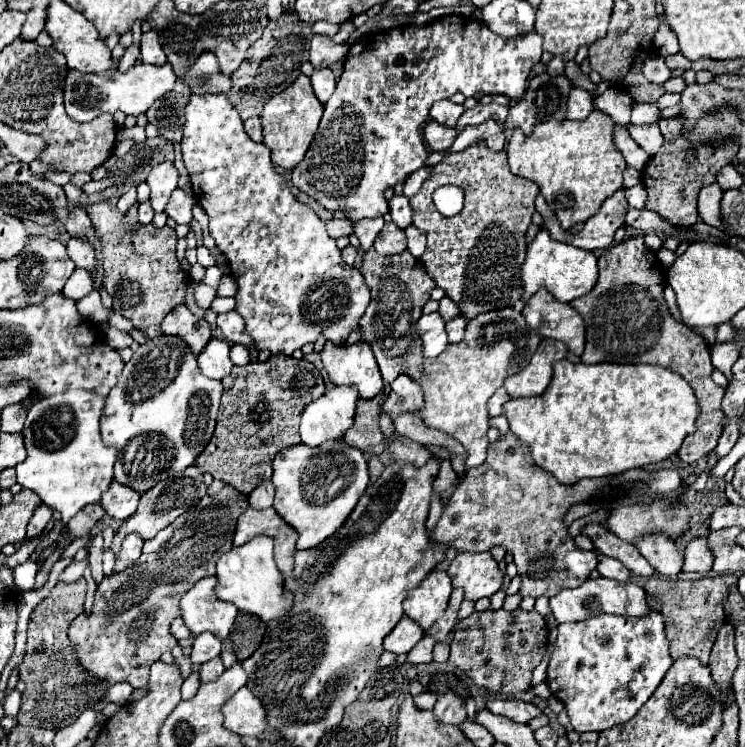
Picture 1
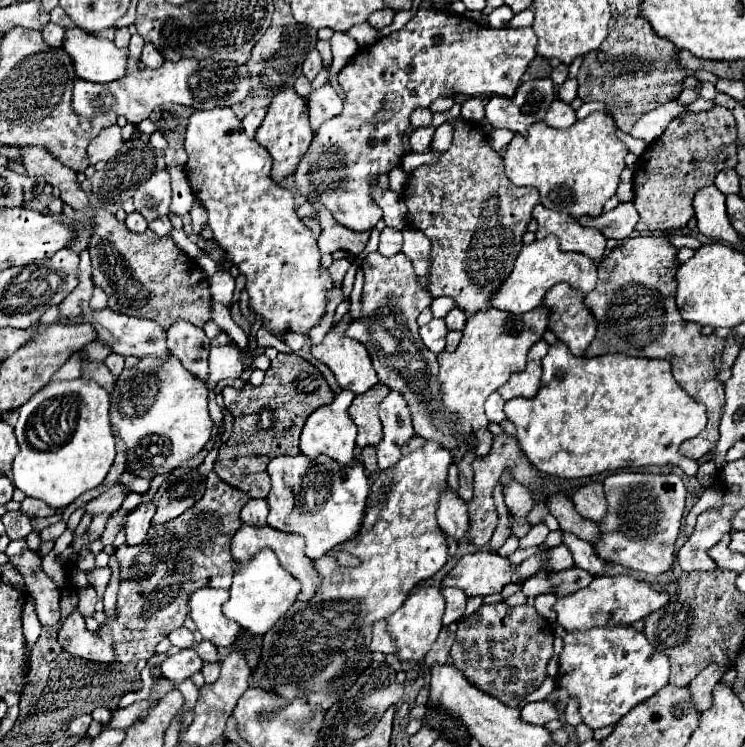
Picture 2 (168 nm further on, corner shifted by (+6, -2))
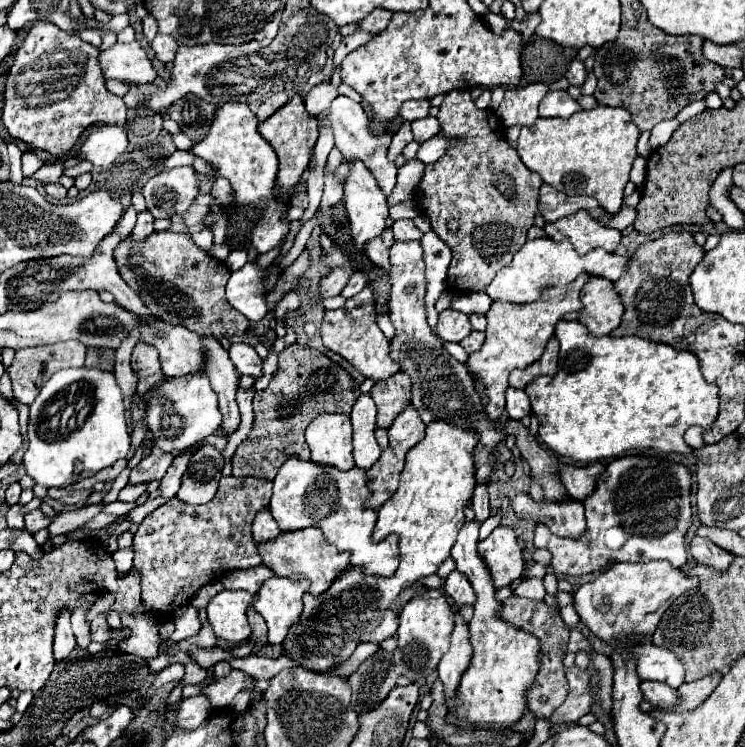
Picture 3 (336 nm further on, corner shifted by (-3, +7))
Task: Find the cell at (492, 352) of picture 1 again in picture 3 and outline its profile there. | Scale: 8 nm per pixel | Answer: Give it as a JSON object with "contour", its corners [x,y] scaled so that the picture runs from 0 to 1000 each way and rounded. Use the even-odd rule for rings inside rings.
{"contour":[[[780,365],[772,376],[766,376],[764,382],[753,384],[753,387],[740,387],[737,390],[737,403],[718,403],[718,406],[705,406],[705,408],[691,408],[691,406],[672,406],[664,403],[654,419],[654,430],[656,438],[651,443],[654,454],[651,462],[646,465],[646,470],[630,475],[627,491],[630,497],[651,513],[654,518],[654,531],[656,539],[651,542],[651,553],[656,556],[656,561],[670,564],[675,550],[678,550],[678,521],[683,518],[681,505],[689,494],[705,494],[710,491],[715,483],[721,483],[729,470],[732,462],[737,459],[737,454],[745,446],[745,435],[748,430],[766,416],[780,416],[783,408],[777,403],[777,390],[780,384],[791,376],[793,368]]]}

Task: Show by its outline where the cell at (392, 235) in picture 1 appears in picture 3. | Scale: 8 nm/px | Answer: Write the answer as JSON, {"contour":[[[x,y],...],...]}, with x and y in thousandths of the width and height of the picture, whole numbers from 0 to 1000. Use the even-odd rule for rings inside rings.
{"contour":[[[538,293],[538,296],[530,296],[528,304],[525,304],[528,315],[533,323],[562,323],[568,317],[568,312],[554,301],[552,293]]]}

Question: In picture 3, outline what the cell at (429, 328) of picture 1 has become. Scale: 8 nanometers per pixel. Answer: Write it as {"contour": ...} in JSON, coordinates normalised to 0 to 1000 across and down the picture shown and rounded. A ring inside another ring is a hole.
{"contour":[[[600,414],[589,422],[589,435],[587,435],[587,443],[592,448],[592,454],[597,456],[621,456],[621,451],[627,451],[635,440],[632,440],[632,432],[630,432],[630,424],[611,416],[611,414]]]}

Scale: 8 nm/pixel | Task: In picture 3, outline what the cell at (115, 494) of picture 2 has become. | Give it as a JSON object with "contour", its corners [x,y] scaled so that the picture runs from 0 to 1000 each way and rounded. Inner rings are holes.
{"contour":[[[211,596],[203,598],[203,606],[197,612],[192,612],[192,617],[176,628],[176,647],[200,647],[205,641],[216,641],[227,622],[232,620],[235,609],[232,606],[216,606],[216,601],[211,601]]]}

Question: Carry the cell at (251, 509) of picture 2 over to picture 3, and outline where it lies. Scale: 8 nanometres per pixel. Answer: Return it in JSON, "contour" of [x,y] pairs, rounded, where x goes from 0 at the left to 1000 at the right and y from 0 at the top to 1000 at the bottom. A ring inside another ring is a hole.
{"contour":[[[361,681],[348,684],[342,697],[340,697],[340,724],[345,730],[356,727],[356,724],[366,724],[374,714],[377,714],[377,708],[374,708],[372,697],[364,692]]]}

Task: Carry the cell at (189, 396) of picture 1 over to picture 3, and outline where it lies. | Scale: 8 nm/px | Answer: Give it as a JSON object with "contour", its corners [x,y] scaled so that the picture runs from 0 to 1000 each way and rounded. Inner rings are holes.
{"contour":[[[259,499],[248,505],[235,505],[216,515],[200,531],[203,545],[197,550],[200,574],[208,580],[208,596],[227,606],[240,606],[248,598],[275,590],[297,569],[297,553],[291,548],[291,526],[283,521],[275,499]]]}

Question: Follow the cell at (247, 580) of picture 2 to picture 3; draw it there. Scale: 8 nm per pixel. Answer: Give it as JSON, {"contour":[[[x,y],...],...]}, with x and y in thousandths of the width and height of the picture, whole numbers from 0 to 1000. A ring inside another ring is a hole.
{"contour":[[[364,772],[345,791],[342,818],[353,823],[361,839],[361,861],[380,861],[388,839],[396,837],[407,821],[407,797],[415,778],[393,778],[385,772]]]}

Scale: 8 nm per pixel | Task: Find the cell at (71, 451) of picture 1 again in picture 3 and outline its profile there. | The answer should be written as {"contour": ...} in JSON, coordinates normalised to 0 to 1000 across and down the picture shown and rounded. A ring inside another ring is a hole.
{"contour":[[[117,491],[82,494],[79,499],[74,499],[60,513],[47,539],[42,542],[36,582],[39,582],[39,598],[31,609],[31,622],[36,628],[36,636],[42,636],[47,647],[60,652],[85,652],[103,644],[106,636],[101,633],[101,620],[109,620],[114,631],[133,631],[152,622],[160,614],[168,614],[176,598],[176,585],[168,564],[165,526],[152,499],[138,494],[117,494]]]}

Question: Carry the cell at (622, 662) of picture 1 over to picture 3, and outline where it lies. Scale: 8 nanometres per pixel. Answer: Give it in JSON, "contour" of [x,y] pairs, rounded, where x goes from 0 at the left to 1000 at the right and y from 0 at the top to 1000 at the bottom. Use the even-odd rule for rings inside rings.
{"contour":[[[860,861],[850,874],[855,880],[855,901],[863,912],[890,912],[903,922],[911,922],[919,914],[919,896],[898,869]]]}

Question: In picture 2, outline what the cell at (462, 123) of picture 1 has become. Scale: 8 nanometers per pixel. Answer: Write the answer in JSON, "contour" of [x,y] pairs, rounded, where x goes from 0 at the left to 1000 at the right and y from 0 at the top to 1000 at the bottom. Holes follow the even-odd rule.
{"contour":[[[596,163],[585,171],[585,179],[583,179],[583,187],[580,187],[580,201],[601,201],[601,195],[607,193],[607,182],[609,182],[609,169],[607,163]]]}

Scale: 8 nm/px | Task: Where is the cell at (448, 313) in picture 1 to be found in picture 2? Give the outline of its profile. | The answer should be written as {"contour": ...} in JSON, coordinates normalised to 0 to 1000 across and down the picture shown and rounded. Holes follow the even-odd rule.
{"contour":[[[607,412],[607,415],[599,420],[596,428],[599,428],[601,442],[620,442],[623,434],[626,434],[626,423],[623,423],[623,418],[615,415],[615,412]]]}

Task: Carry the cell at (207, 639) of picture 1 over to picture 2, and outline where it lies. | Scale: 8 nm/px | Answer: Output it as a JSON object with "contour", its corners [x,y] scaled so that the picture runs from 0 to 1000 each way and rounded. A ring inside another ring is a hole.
{"contour":[[[244,870],[236,878],[228,878],[217,892],[217,902],[223,908],[234,908],[234,916],[242,916],[244,910],[250,910],[252,905],[258,905],[260,900],[268,900],[271,894],[271,884],[266,878],[263,870]]]}

